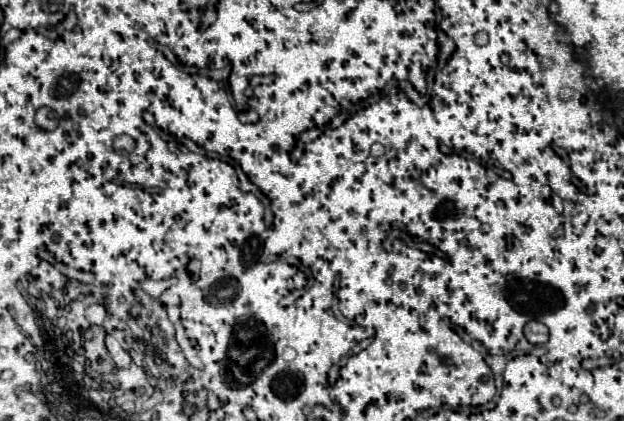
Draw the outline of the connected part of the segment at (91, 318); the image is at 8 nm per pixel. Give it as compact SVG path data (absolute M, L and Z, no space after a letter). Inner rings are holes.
M93 304L93 306L89 306L85 310L85 316L87 316L87 320L92 325L101 326L103 320L105 320L105 314L107 314L105 304Z

